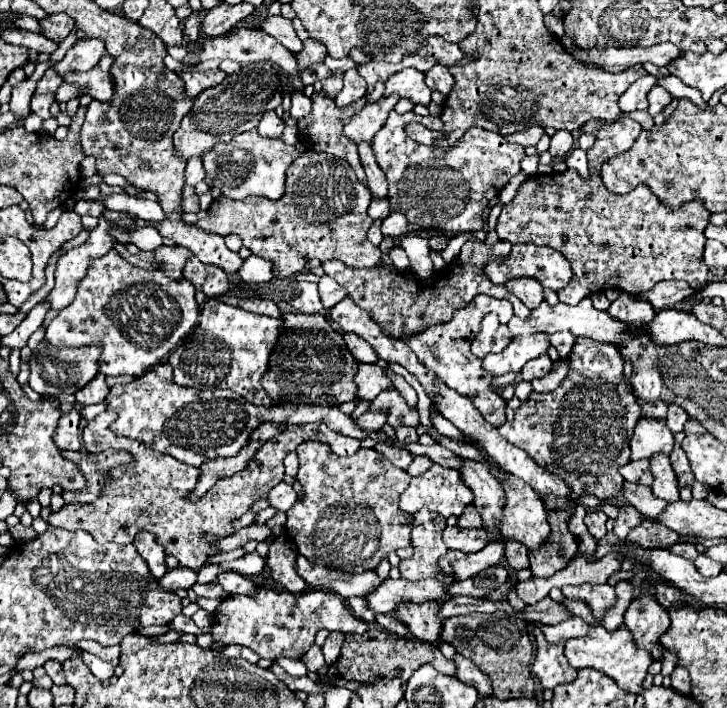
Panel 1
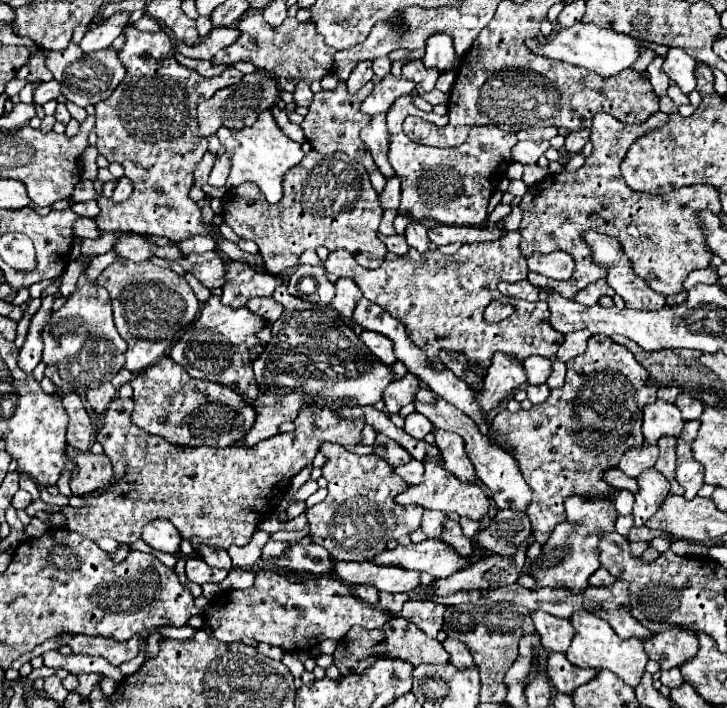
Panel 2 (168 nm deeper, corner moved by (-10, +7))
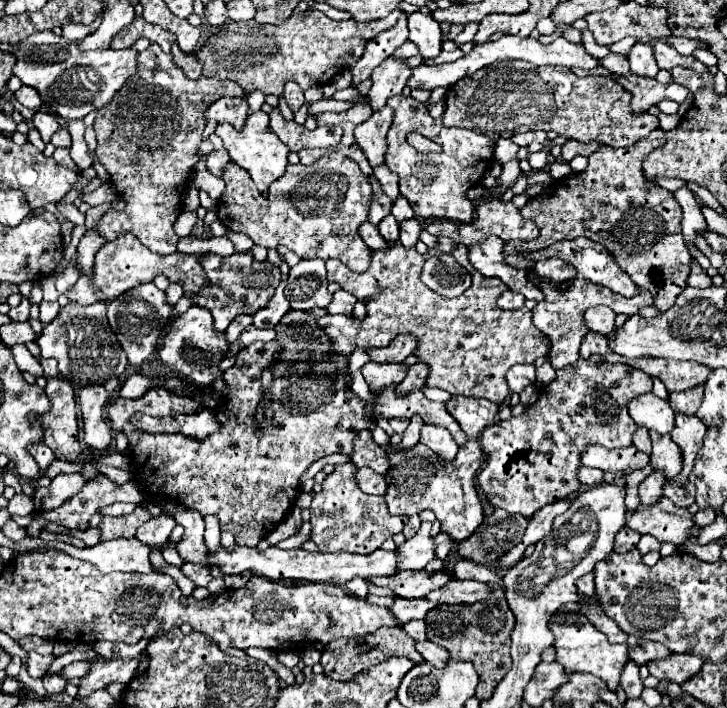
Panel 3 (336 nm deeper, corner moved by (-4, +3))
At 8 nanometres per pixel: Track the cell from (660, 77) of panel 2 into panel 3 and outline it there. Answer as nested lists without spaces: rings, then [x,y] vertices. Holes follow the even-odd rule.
[[[634,44],[632,50],[628,52],[628,60],[630,60],[630,70],[638,76],[650,76],[650,78],[656,78],[656,74],[660,72],[658,64],[656,64],[656,58],[650,50],[648,44]]]

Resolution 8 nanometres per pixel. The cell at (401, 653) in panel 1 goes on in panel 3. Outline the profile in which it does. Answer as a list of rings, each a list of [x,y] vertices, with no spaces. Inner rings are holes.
[[[380,628],[376,634],[368,634],[368,636],[356,636],[356,638],[340,638],[340,640],[332,640],[324,652],[322,652],[322,660],[320,664],[324,666],[324,674],[330,676],[332,680],[340,680],[340,682],[348,682],[350,676],[388,660],[390,656],[406,656],[410,658],[414,664],[424,664],[426,660],[416,652],[414,646],[414,638],[408,636],[402,628]]]

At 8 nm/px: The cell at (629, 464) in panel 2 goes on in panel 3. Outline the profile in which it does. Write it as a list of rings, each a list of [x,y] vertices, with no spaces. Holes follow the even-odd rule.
[[[590,446],[590,450],[584,450],[582,458],[584,466],[598,468],[604,472],[614,472],[614,474],[624,474],[626,470],[642,470],[644,466],[650,464],[650,456],[640,452],[636,446],[626,446],[626,448],[600,448],[600,446]]]

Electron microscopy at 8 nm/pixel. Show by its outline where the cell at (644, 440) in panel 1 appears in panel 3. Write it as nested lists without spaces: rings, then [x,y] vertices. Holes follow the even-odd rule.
[[[652,392],[634,398],[628,406],[632,420],[646,430],[654,430],[658,434],[668,434],[674,430],[674,410],[666,400],[656,398]]]

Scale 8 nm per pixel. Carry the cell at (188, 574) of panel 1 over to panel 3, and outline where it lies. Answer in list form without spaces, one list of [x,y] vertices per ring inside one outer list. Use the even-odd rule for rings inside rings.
[[[185,562],[181,567],[181,571],[192,582],[196,582],[197,587],[207,587],[208,582],[212,580],[212,576],[210,576],[210,569],[206,566]]]

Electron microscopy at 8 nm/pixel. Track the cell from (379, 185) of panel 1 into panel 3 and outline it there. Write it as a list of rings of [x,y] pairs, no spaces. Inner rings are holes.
[[[384,106],[382,110],[374,112],[366,122],[362,122],[356,130],[356,142],[364,150],[370,166],[384,164],[386,154],[386,132],[392,124],[392,108]]]

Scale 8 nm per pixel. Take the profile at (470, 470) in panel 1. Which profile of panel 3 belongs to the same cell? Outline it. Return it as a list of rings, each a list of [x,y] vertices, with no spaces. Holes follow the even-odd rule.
[[[426,424],[422,428],[420,442],[426,444],[430,450],[434,450],[442,462],[452,462],[456,452],[458,452],[458,446],[456,446],[454,438],[444,428],[434,428],[434,426]]]

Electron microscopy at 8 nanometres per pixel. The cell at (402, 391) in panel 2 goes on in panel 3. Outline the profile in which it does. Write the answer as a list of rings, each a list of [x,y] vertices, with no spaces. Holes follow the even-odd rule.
[[[424,362],[410,366],[406,378],[400,382],[400,386],[396,386],[396,394],[404,396],[404,394],[410,394],[412,390],[422,388],[426,384],[426,376],[428,376],[428,366],[424,366]]]

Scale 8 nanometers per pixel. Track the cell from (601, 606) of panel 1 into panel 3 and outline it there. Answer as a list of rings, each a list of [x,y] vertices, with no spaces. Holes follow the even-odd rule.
[[[592,572],[586,574],[584,578],[580,578],[580,582],[576,582],[576,586],[578,586],[578,592],[580,592],[582,596],[592,598],[592,596],[596,594],[596,588],[594,588],[594,574],[592,574]]]

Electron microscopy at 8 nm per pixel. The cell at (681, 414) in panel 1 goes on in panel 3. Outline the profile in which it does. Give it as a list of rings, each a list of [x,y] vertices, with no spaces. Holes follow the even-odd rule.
[[[702,386],[686,390],[686,392],[672,392],[670,394],[672,410],[680,412],[680,414],[686,414],[686,416],[694,416],[700,402],[702,402],[702,392],[704,392]]]

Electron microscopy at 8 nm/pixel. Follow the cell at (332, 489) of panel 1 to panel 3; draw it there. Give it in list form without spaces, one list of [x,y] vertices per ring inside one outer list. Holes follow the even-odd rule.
[[[352,462],[338,464],[332,474],[328,474],[322,482],[322,492],[312,498],[310,504],[310,538],[318,546],[320,552],[354,552],[354,554],[370,554],[368,550],[378,550],[386,538],[402,532],[408,522],[406,516],[388,514],[386,500],[382,496],[368,496],[358,488],[356,482],[358,466]]]

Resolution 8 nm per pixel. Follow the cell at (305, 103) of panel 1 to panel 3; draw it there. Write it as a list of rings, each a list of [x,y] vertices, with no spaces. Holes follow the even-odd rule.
[[[288,82],[288,84],[284,86],[284,94],[282,94],[282,96],[286,98],[286,102],[288,102],[288,106],[290,106],[292,112],[300,110],[302,104],[306,102],[306,100],[304,100],[304,92],[302,92],[302,88],[300,88],[296,82]]]

